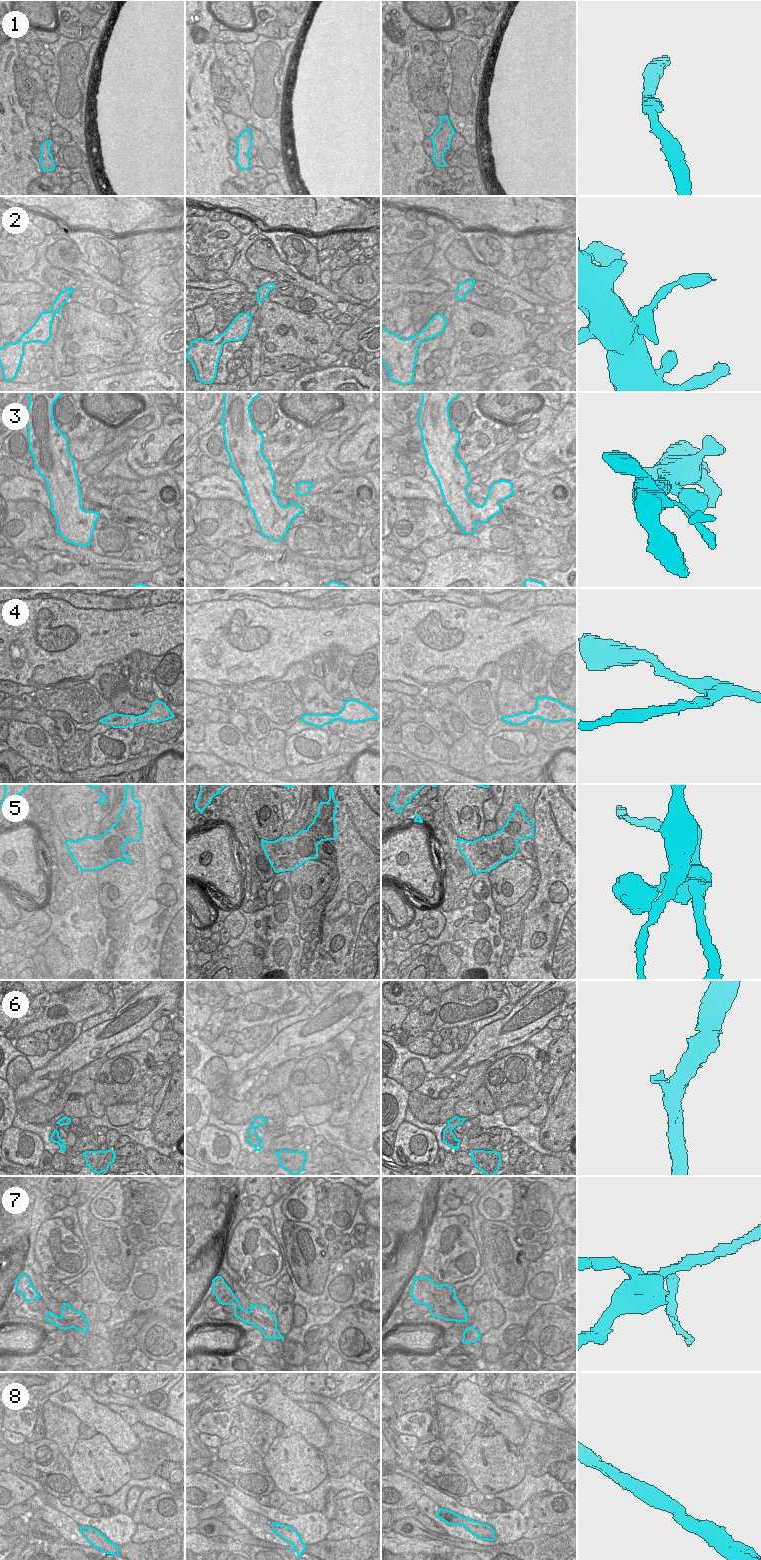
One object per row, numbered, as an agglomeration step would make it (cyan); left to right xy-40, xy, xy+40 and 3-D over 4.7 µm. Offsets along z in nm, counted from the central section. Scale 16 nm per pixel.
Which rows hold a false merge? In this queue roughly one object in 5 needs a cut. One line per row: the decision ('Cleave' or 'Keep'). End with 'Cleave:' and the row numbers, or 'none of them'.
1: Keep
2: Keep
3: Keep
4: Keep
5: Cleave
6: Keep
7: Keep
8: Keep
Cleave: 5.

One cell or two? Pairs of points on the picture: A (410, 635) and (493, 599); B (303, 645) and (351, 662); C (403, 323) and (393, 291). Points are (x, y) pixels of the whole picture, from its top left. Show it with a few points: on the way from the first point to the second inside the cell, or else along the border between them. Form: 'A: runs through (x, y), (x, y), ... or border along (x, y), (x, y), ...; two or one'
A: border along (487, 603), (495, 606); two
B: border along (370, 647), (357, 655), (348, 654); two
C: border along (402, 304), (391, 312); two

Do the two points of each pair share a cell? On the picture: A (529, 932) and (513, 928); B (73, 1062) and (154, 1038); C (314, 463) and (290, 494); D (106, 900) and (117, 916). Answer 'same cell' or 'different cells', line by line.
A: different cells
B: different cells
C: different cells
D: different cells

